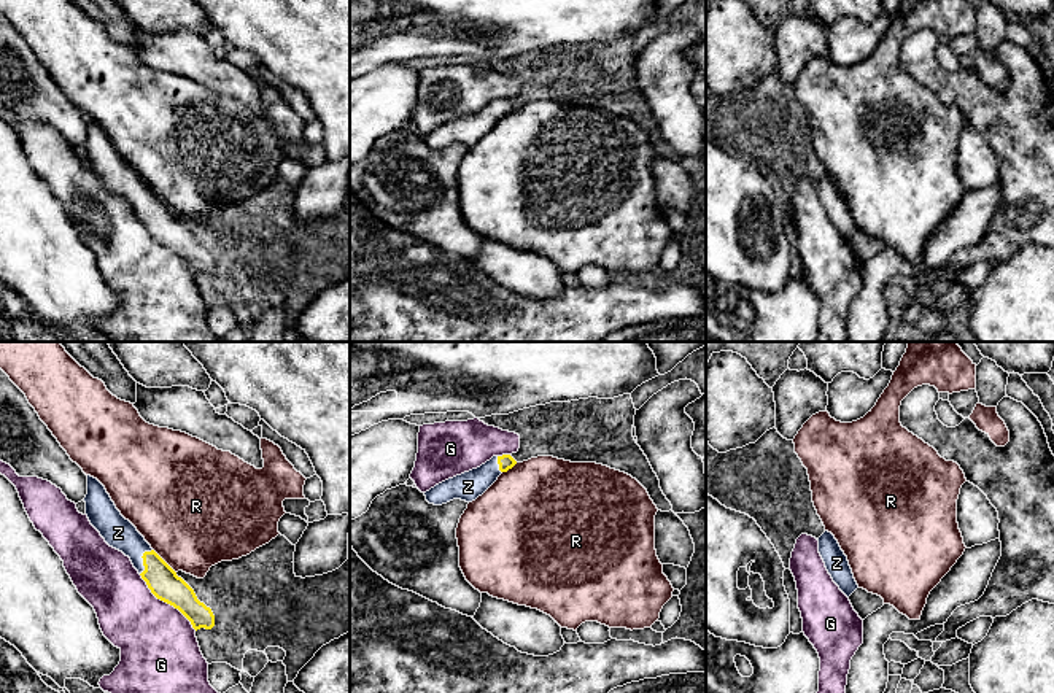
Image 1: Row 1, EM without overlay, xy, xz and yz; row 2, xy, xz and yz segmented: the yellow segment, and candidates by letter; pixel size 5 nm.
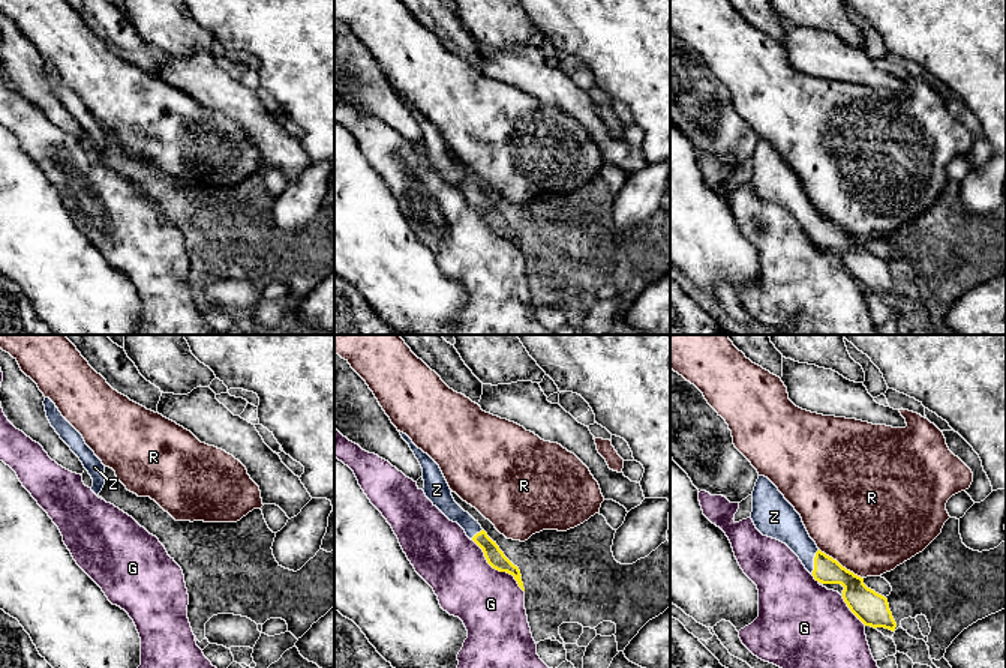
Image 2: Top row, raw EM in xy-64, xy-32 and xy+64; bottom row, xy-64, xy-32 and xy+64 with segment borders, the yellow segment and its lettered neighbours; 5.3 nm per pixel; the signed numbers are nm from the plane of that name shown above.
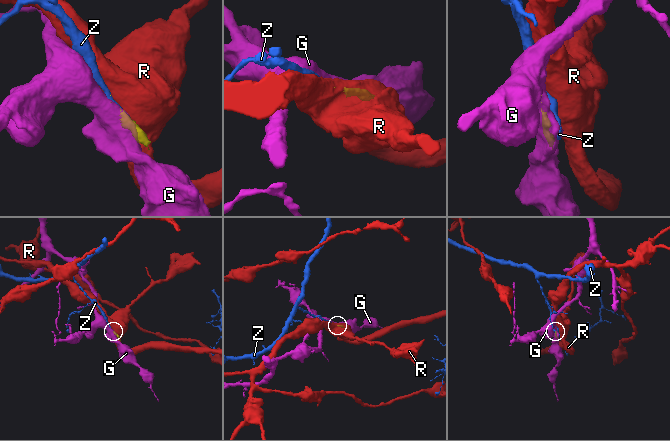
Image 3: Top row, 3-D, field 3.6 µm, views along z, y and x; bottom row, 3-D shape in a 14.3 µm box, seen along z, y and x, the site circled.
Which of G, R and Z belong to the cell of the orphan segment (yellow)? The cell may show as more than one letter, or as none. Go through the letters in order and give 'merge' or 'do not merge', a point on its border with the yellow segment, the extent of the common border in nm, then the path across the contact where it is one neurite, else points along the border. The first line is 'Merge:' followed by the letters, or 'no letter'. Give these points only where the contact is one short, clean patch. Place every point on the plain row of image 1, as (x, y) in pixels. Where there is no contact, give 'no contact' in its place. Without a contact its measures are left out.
Merge: Z
G: do not merge | xy (166, 245) | 400 nm
R: do not merge | xy (164, 205) | 170 nm | along xy (153, 193), (175, 216)
Z: merge | xy (143, 204) | 150 nm

